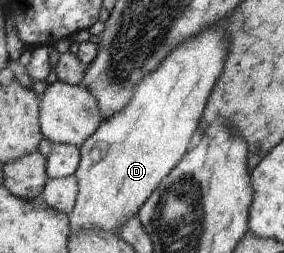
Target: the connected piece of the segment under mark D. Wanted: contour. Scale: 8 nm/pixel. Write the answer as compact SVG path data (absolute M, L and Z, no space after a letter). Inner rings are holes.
M222 25L211 26L196 37L176 46L172 53L158 66L154 73L142 78L135 87L130 103L104 120L98 129L79 147L80 161L74 177L77 179L78 195L69 215L70 234L86 228L117 235L117 227L130 216L136 216L150 194L162 183L162 179L180 163L188 149L188 142L207 104L208 95L216 79L224 69L226 41L222 37Z

